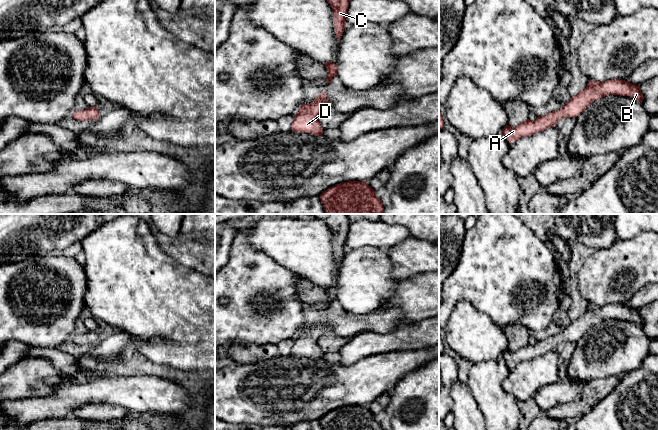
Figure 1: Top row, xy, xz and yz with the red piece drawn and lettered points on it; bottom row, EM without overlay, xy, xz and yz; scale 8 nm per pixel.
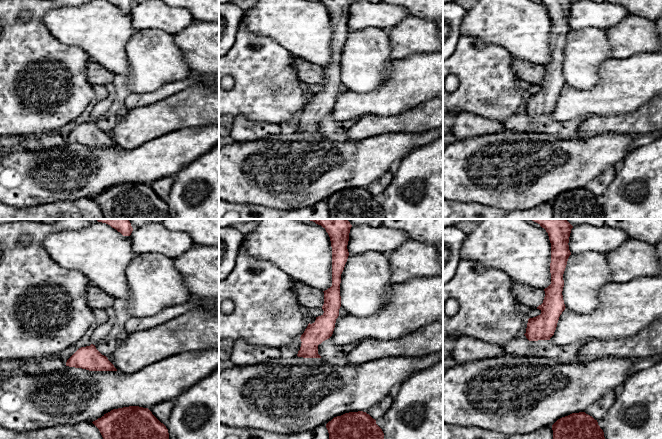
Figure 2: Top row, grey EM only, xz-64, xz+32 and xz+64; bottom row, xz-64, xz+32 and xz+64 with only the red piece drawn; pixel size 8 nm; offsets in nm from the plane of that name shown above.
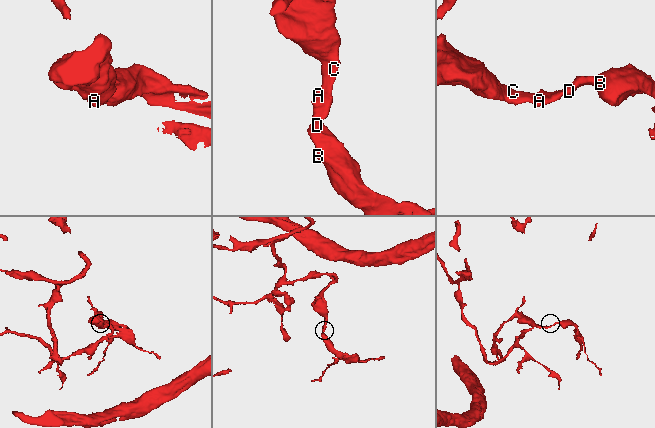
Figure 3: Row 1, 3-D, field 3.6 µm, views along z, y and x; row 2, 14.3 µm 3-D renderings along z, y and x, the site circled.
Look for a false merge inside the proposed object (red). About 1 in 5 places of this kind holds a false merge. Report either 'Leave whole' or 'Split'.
Leave whole

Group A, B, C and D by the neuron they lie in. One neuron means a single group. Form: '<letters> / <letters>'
A B C D

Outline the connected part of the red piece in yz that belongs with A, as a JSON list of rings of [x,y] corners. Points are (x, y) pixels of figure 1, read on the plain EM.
[[[614,303],[605,306],[590,304],[587,310],[564,328],[560,334],[549,336],[543,340],[538,340],[535,345],[527,343],[517,351],[507,349],[501,357],[505,359],[510,367],[512,367],[520,362],[556,350],[557,346],[562,342],[576,342],[592,326],[607,319],[628,320],[639,326],[643,325],[640,310],[631,308],[625,304]]]

